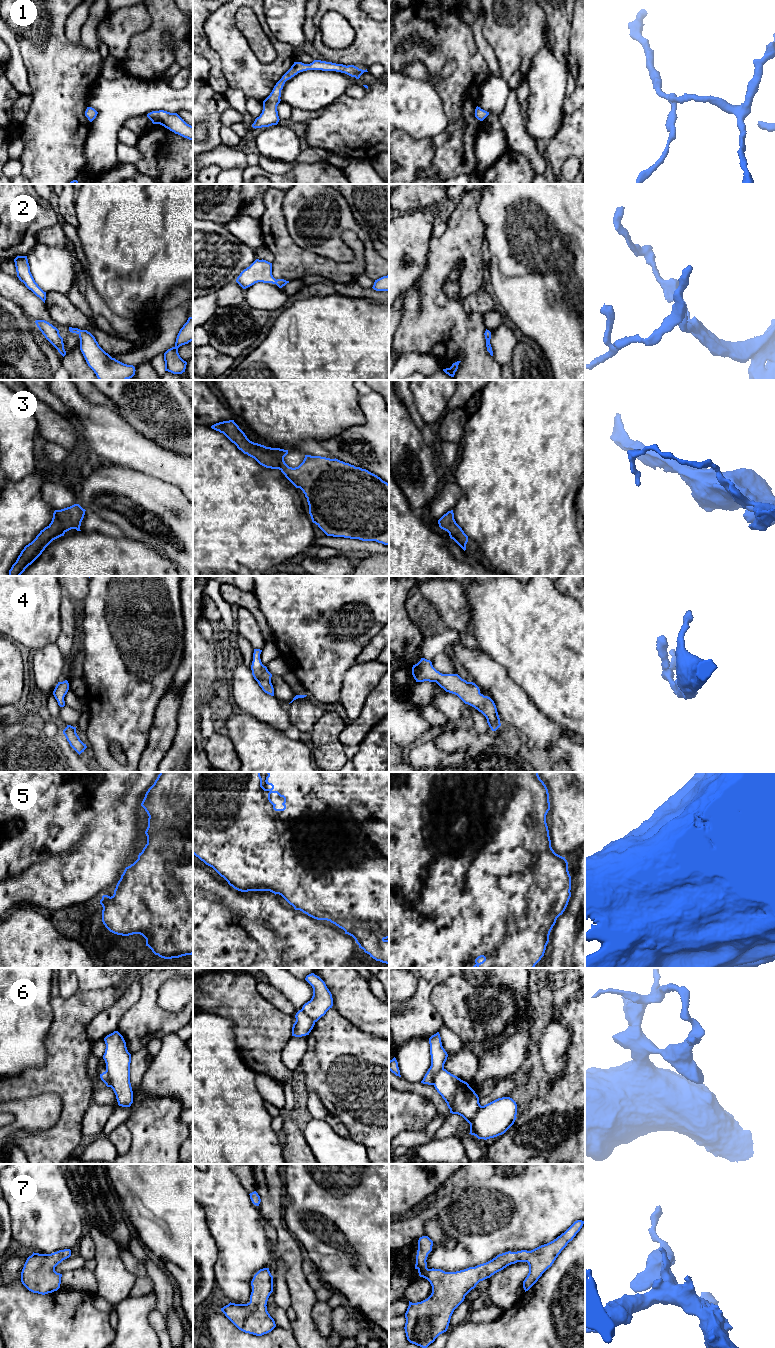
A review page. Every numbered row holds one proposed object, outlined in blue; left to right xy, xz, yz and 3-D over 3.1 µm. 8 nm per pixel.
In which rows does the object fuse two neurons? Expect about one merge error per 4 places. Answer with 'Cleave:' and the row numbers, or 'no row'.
Cleave: 6

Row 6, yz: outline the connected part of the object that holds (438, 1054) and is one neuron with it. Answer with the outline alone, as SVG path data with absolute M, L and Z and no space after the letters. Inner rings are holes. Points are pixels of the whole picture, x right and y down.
M439 1032L429 1038L431 1066L425 1074L421 1083L434 1085L434 1077L440 1069L444 1068L448 1054L442 1046Z

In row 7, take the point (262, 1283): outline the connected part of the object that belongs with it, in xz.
M269 1268L260 1269L254 1275L251 1286L249 1303L235 1304L230 1302L221 1308L221 1311L239 1330L262 1336L276 1327L266 1306L268 1298L273 1292L273 1276Z

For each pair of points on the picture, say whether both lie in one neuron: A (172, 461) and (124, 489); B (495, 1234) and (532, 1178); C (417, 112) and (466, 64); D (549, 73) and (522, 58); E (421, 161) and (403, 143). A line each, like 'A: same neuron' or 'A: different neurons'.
A: different neurons
B: same neuron
C: different neurons
D: different neurons
E: same neuron

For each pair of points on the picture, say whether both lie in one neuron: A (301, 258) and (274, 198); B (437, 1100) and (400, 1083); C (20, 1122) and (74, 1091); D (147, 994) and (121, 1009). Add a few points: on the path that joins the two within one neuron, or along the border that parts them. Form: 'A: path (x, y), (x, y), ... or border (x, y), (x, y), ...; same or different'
A: path (286, 244), (275, 233), (274, 213); same
B: path (428, 1091), (417, 1087), (409, 1087); same
C: border (36, 1095), (59, 1097), (56, 1122); different
D: border (141, 978), (140, 998), (122, 1015); different

